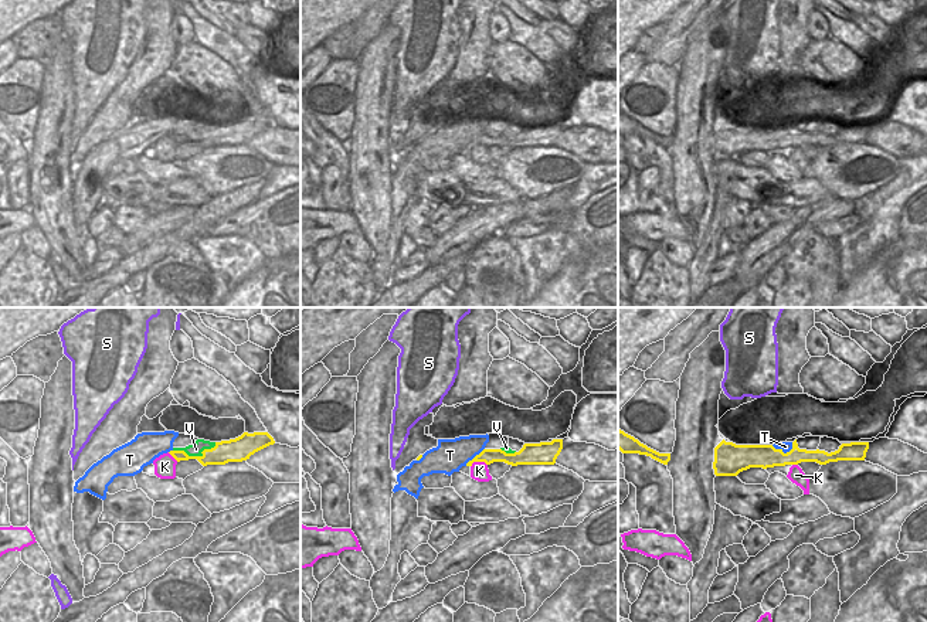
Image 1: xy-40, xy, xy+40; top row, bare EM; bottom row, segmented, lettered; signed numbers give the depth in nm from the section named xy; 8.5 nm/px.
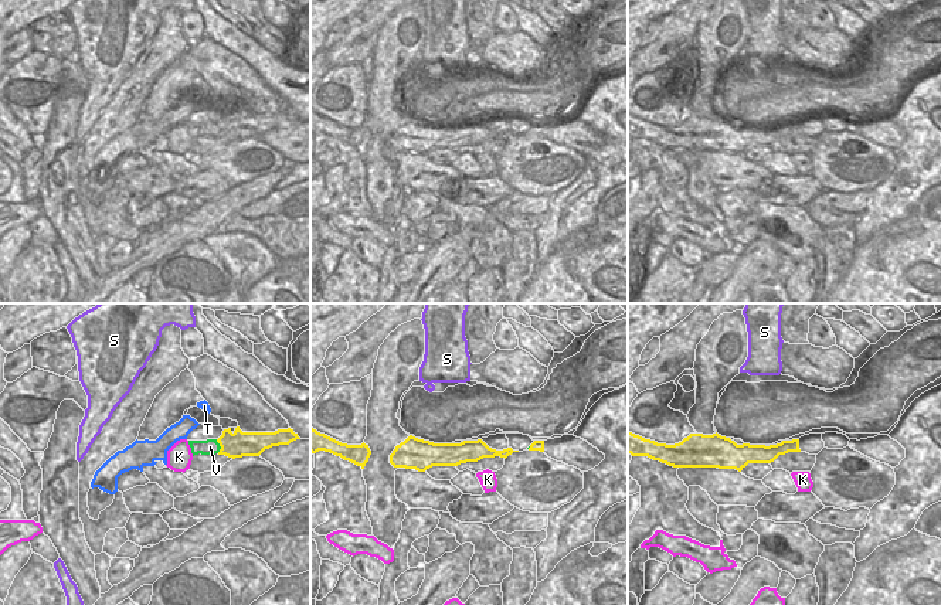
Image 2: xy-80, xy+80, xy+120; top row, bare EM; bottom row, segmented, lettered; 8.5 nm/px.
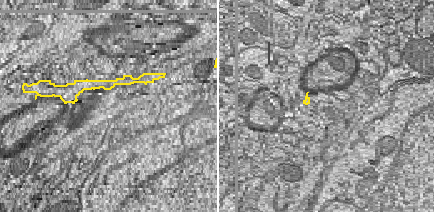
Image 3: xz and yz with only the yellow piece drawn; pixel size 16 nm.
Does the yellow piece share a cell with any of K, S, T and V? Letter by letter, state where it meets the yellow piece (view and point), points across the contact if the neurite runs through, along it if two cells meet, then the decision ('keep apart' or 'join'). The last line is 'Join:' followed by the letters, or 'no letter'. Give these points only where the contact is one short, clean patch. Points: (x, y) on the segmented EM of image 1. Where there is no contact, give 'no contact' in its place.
K: meets yellow in xy at (479, 461); border along xy (471, 464), (484, 462), (486, 465); keep apart
S: no contact; keep apart
T: meets yellow in xy+40 at (783, 452); keep apart
V: meets yellow in xy-40 at (196, 456); border along xy-40 (216, 442), (200, 455), (187, 455), (183, 451), (173, 449); keep apart
Join: no letter

